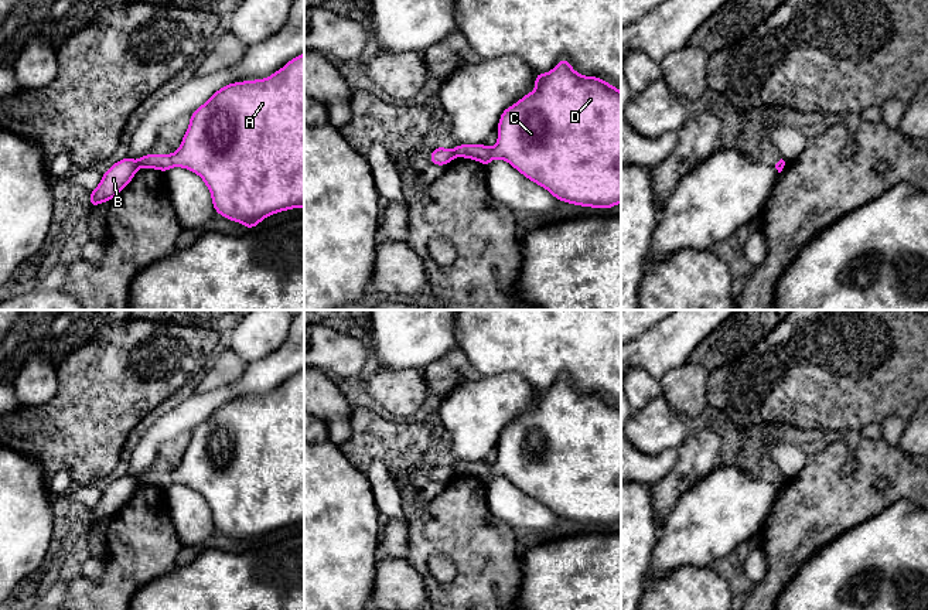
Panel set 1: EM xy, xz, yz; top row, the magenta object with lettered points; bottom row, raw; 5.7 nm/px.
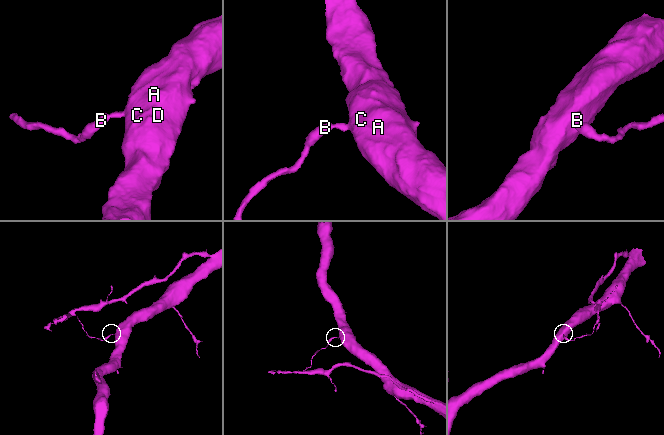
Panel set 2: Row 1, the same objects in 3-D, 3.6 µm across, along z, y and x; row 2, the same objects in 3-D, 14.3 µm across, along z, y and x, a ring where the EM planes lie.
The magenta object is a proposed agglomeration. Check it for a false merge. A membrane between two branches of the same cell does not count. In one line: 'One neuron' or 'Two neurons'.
Two neurons

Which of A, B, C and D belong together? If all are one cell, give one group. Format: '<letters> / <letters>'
A C D / B

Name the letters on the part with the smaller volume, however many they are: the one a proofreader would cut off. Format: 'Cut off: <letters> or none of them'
Cut off: B

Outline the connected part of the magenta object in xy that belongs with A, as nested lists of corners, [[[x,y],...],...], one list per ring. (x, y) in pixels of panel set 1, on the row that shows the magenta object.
[[[304,52],[266,79],[229,84],[216,91],[190,116],[191,122],[173,154],[146,154],[139,167],[167,171],[184,167],[198,174],[211,191],[215,212],[245,225],[257,226],[272,214],[304,208]]]

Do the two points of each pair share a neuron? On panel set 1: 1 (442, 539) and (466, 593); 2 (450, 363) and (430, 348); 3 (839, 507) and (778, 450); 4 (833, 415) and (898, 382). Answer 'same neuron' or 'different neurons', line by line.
1: same neuron
2: different neurons
3: different neurons
4: same neuron

